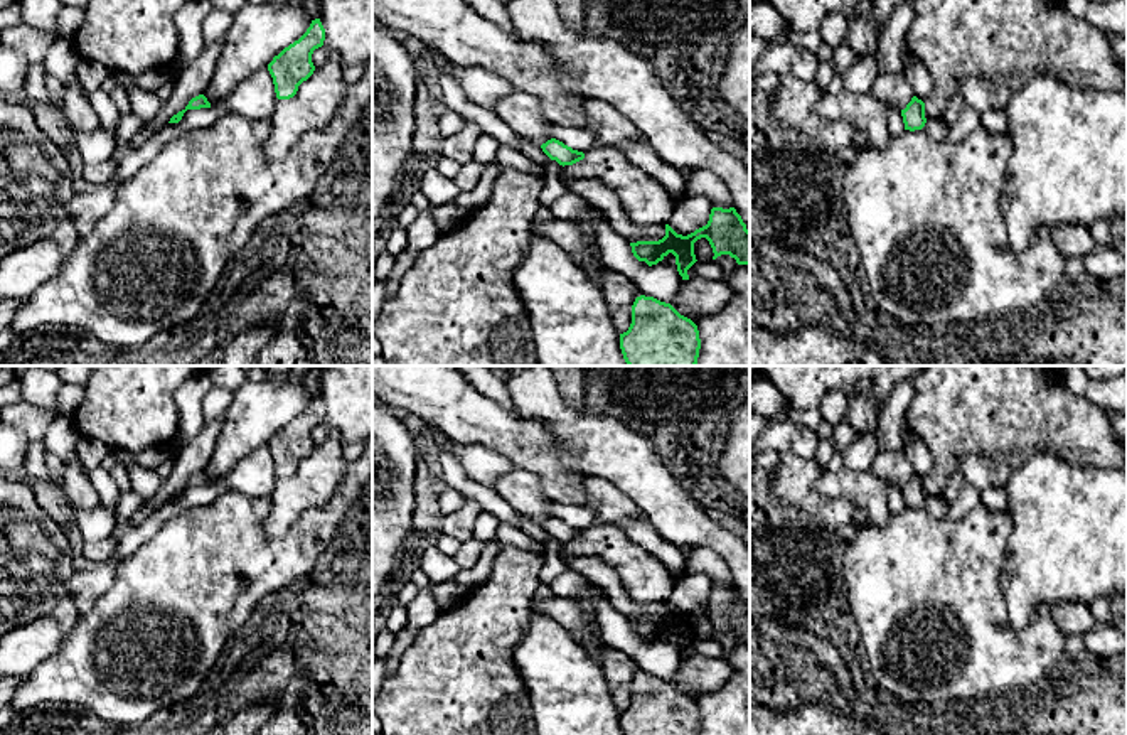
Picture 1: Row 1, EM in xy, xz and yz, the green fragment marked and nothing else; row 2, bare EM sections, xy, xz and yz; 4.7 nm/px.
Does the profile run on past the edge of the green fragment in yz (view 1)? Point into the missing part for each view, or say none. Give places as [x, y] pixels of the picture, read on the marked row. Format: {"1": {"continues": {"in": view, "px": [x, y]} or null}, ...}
{"1": {"continues": null}}

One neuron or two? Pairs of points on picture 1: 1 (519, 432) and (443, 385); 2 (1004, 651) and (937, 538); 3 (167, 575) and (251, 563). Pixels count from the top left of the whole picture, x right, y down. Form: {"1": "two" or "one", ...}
{"1": "one", "2": "one", "3": "one"}

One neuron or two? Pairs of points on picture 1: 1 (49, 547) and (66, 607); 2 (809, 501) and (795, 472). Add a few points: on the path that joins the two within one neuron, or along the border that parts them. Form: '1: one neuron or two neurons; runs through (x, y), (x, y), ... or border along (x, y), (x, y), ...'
1: two neurons; border along (66, 594), (46, 614), (32, 621)
2: one neuron; runs through (802, 494), (795, 488), (795, 479)

